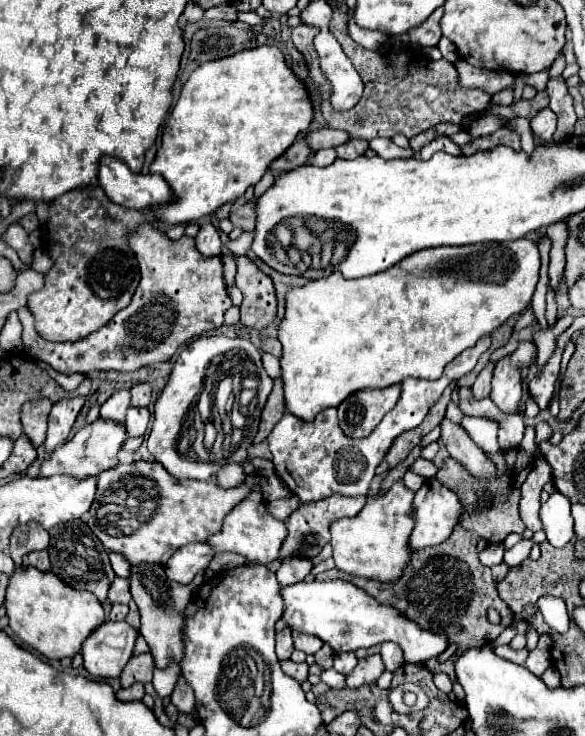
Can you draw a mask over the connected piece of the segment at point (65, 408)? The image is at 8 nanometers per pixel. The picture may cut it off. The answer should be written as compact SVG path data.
M76 396L76 398L64 398L62 402L54 404L48 418L48 438L44 442L46 452L52 452L58 444L62 444L68 438L74 420L86 400L88 400L86 396Z

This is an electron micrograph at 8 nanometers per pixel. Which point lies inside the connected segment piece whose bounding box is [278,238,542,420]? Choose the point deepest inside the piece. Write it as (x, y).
(339, 335)

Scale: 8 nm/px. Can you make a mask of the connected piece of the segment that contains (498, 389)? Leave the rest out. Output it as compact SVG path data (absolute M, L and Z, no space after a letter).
M520 342L520 346L512 354L508 354L496 364L490 398L506 414L520 410L524 390L518 370L520 366L524 366L522 362L532 362L532 356L534 356L534 342Z

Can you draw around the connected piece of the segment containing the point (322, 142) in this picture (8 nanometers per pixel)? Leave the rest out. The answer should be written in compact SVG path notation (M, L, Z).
M322 128L316 132L310 132L306 136L312 152L320 150L320 148L336 148L338 144L344 144L350 140L350 136L344 130L332 130L332 128Z

